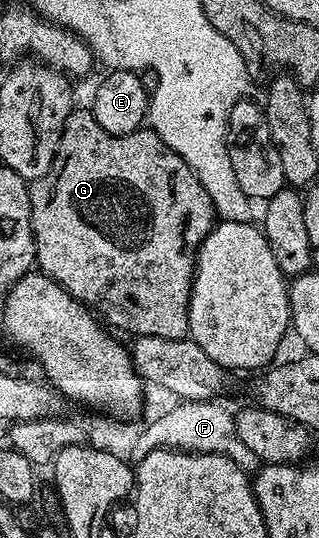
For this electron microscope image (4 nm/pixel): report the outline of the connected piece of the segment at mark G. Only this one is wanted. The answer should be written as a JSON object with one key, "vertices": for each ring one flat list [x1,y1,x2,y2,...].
{"vertices":[[73,109,64,125,50,168,41,178,31,183,30,204,32,205,32,231,36,245,35,265,39,273,56,281,70,296,99,315,109,327,117,326,120,330,129,330,132,336,162,336,166,340,189,337,188,309,192,295,192,276,196,272,196,251,200,249,205,236,211,232,218,219,206,188,202,188,190,164,186,164,186,160,178,156,178,152,170,149,153,130,141,128,129,134,111,134,106,132,106,128,102,128,102,124,98,124,98,120,94,120,91,109]]}

